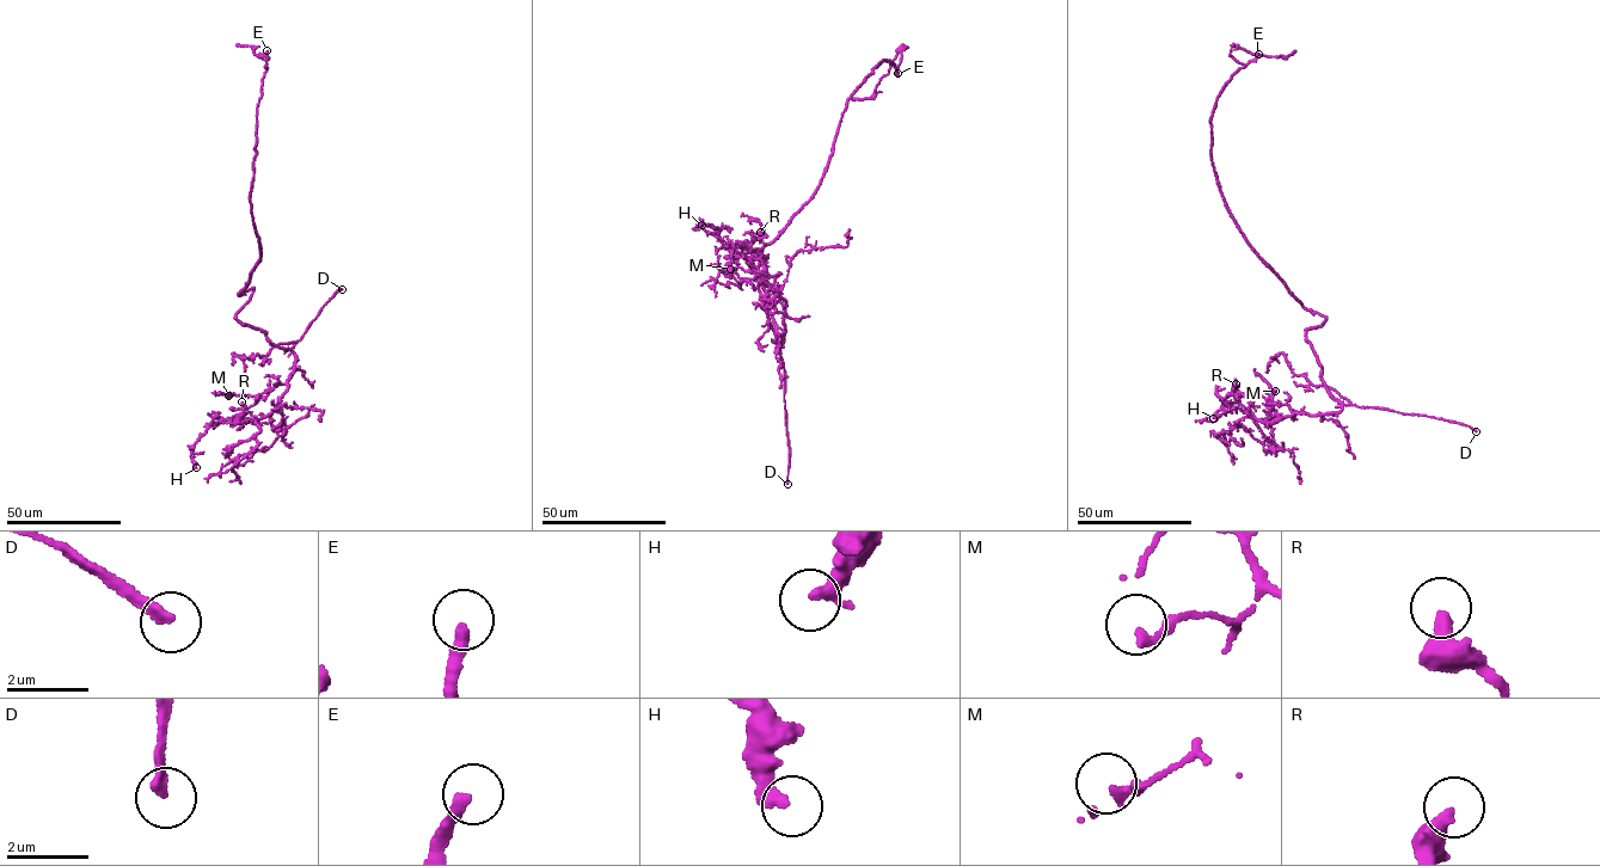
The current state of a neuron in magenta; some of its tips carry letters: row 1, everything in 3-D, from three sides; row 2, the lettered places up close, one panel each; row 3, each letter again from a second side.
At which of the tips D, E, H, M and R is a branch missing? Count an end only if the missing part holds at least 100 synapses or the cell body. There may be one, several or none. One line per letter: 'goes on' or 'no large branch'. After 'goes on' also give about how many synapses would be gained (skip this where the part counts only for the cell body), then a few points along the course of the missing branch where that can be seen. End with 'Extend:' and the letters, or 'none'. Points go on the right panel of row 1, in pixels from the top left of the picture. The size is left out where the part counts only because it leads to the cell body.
D: goes on
E: goes on; about 200 synapses
H: no large branch
M: no large branch
R: no large branch
Extend: D, E

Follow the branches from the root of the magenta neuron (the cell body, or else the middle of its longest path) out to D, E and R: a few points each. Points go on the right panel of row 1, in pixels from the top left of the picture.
D: (1294, 298), (1325, 318), (1305, 336), (1334, 398), (1342, 404), (1454, 422), (1476, 431)
E: (1294, 298), (1233, 220), (1212, 160), (1211, 117), (1215, 99), (1231, 75), (1258, 54)
R: (1294, 298), (1325, 318), (1305, 336), (1341, 410), (1262, 423), (1238, 401), (1236, 384)

